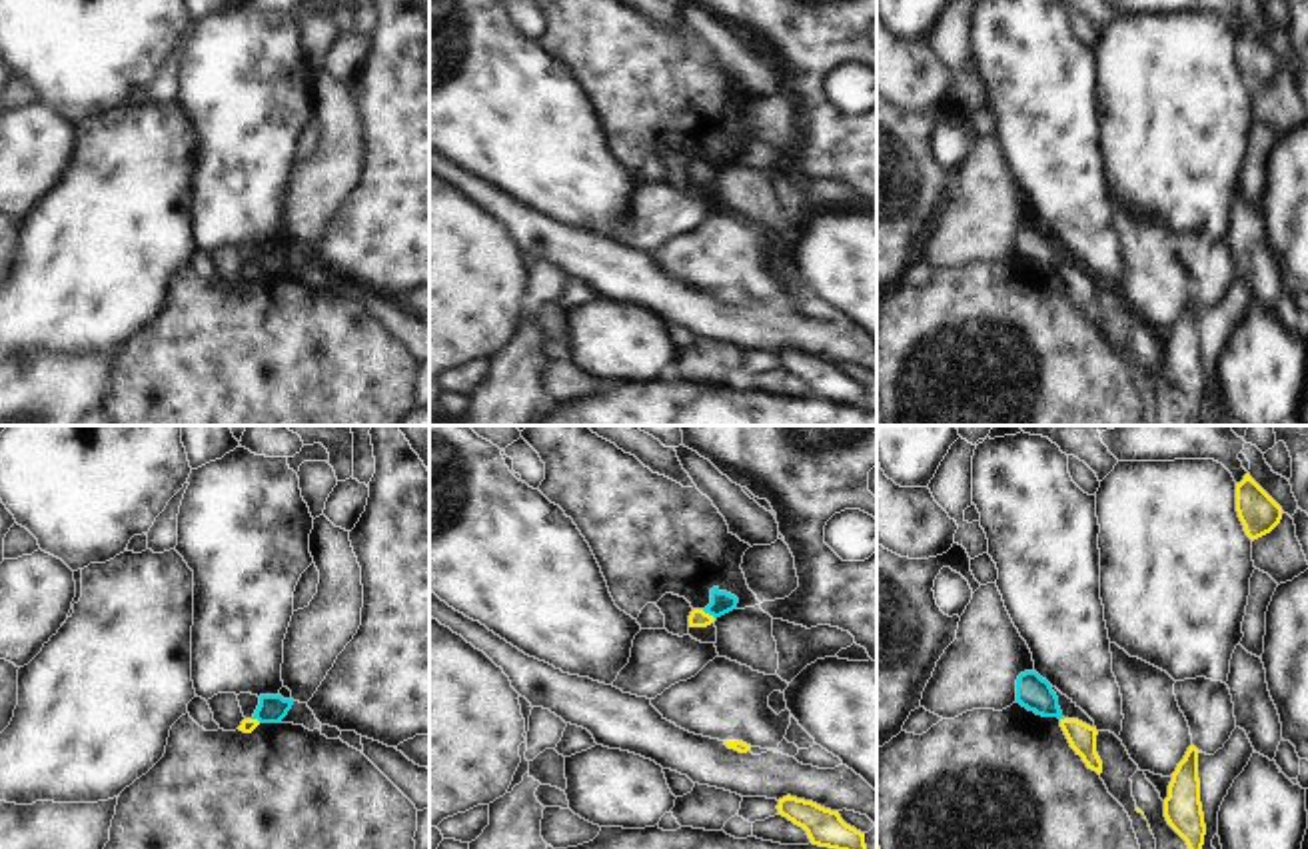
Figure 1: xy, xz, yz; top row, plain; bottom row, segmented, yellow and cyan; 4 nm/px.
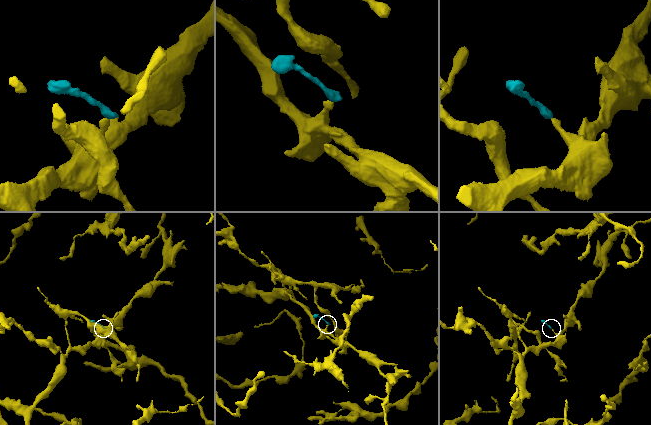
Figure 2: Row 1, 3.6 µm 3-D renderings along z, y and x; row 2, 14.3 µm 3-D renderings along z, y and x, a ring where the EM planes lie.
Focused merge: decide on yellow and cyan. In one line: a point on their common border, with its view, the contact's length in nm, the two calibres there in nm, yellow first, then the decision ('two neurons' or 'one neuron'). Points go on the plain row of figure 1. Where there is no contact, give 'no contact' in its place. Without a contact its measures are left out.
xz (707, 166) | 70 nm | 70/90 nm | two neurons

